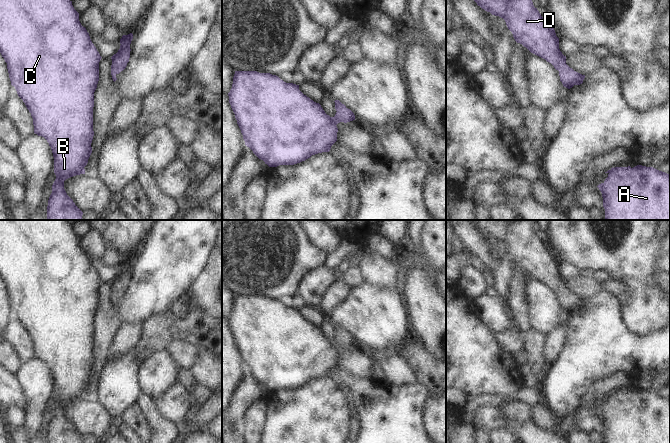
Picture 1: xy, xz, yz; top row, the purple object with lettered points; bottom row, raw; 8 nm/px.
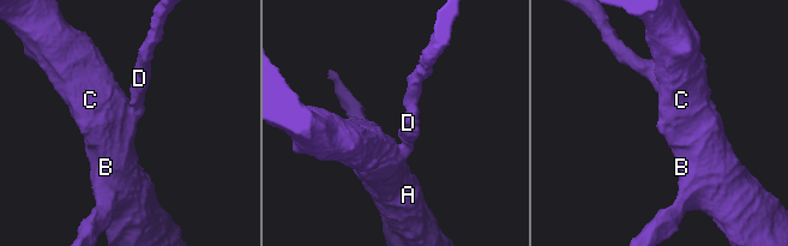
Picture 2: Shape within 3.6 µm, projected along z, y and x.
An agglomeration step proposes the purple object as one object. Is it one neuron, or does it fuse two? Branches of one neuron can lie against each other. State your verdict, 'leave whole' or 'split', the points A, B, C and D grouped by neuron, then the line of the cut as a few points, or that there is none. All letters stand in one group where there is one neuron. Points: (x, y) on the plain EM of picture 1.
leave whole | A B C D | no cut

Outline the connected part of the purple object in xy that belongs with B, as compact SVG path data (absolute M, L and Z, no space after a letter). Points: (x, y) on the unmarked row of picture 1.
M0 220L0 277L7 287L11 309L31 337L34 357L47 364L53 377L56 403L48 424L47 443L82 443L83 436L67 419L64 405L85 398L84 391L92 377L94 316L102 281L67 220Z

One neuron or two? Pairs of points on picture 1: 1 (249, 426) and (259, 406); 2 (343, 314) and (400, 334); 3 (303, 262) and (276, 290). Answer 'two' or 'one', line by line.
1: one
2: one
3: one

